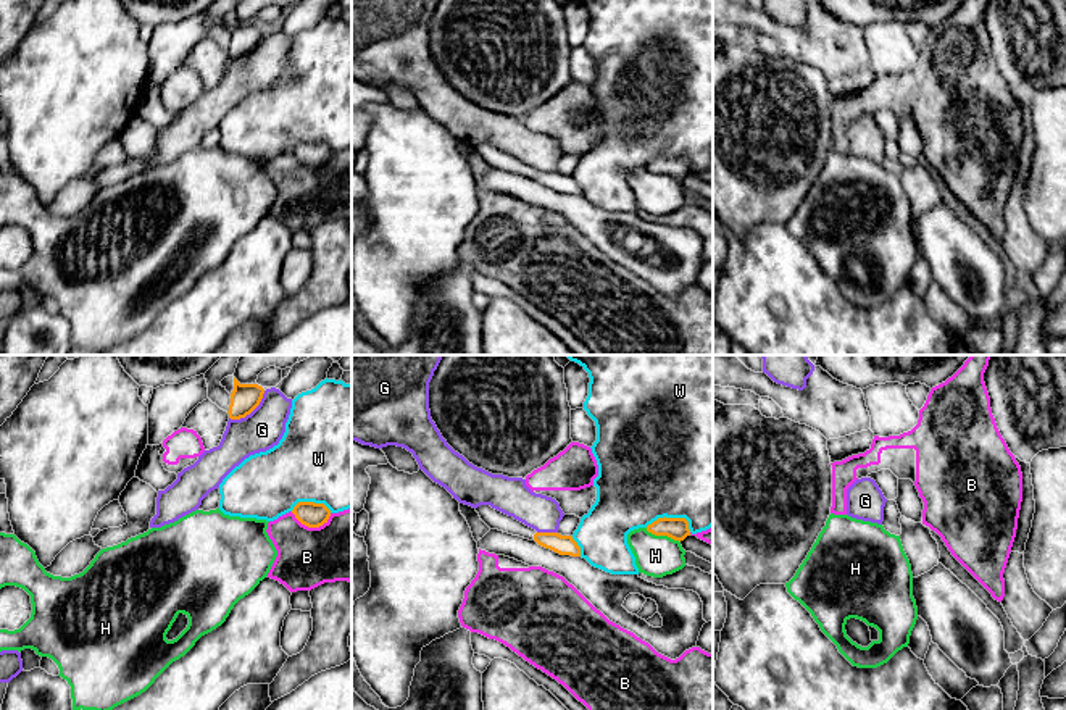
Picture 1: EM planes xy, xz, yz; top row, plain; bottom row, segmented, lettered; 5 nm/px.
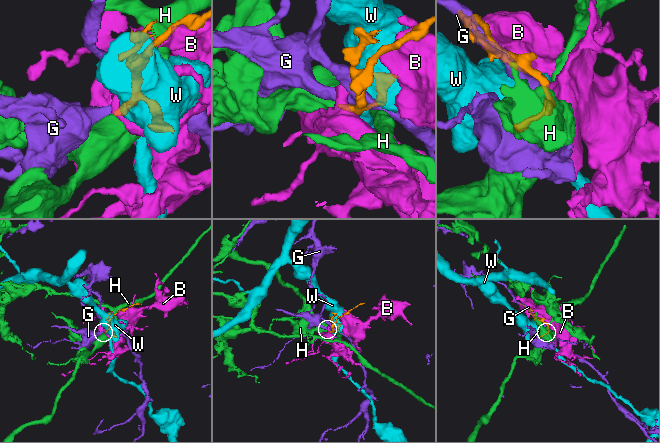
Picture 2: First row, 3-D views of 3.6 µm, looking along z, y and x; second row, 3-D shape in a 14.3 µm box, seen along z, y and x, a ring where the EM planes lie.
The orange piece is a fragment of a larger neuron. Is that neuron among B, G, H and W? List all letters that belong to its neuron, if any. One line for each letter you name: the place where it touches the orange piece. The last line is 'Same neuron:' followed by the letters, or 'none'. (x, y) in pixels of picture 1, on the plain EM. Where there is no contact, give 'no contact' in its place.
Same neuron: none

